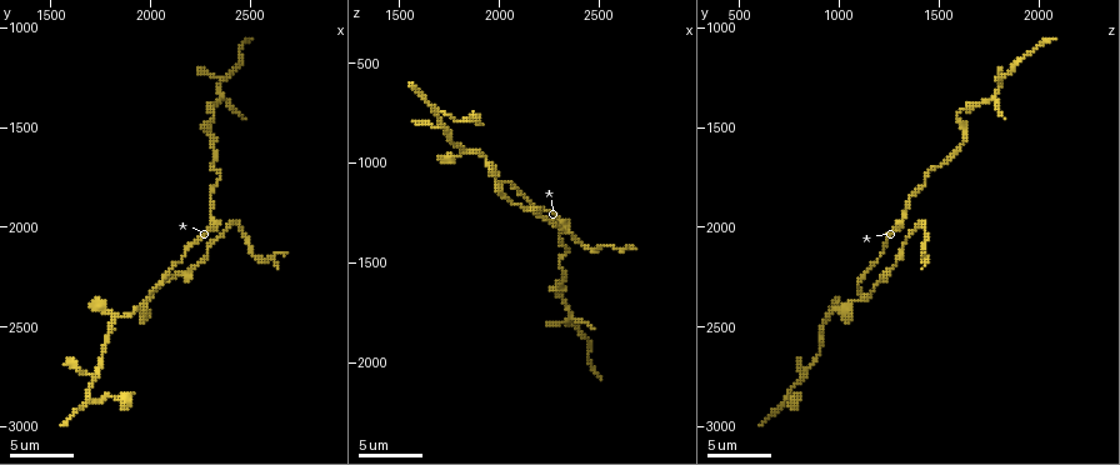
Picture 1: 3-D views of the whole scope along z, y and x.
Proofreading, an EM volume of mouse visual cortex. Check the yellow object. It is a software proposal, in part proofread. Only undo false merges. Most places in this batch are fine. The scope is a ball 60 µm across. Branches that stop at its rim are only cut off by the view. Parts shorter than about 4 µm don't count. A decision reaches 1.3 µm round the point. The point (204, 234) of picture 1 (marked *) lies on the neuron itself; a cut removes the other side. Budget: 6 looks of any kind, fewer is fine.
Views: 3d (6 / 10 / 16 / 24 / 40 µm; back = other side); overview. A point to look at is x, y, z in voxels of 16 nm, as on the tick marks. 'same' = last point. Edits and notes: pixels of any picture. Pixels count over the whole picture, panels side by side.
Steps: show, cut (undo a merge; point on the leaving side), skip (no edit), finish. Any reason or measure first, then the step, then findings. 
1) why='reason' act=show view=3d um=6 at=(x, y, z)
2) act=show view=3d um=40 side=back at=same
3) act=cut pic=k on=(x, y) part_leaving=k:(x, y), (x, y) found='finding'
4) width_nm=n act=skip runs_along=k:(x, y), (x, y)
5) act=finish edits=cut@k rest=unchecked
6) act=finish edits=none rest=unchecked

why='calibre changes' act=show view=3d um=6 at=(2400, 1990, 1390)

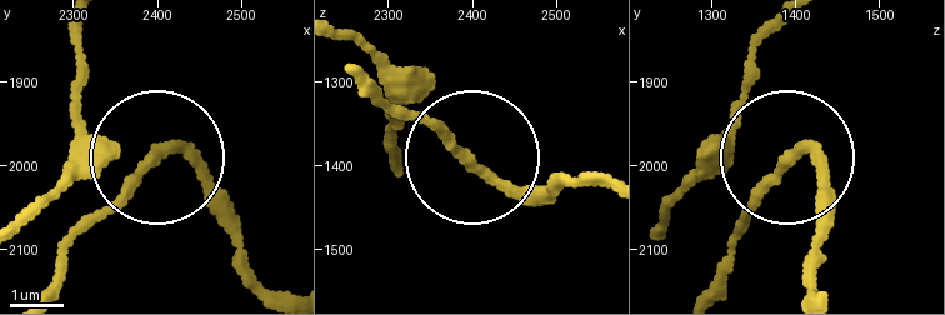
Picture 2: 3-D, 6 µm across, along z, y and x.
width_nm=190 act=skip found='continuous, no second neuron'

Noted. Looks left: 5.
why='narrows sharply' act=show view=3d um=16 at=(2320, 1430, 1590)

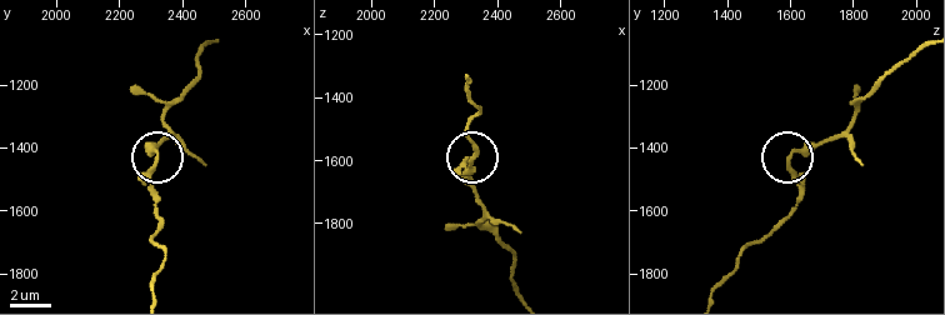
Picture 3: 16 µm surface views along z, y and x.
act=skip runs_along=3:(151, 291), (165, 256), (153, 241), (151, 196), (161, 138) found='continuous, no second neuron'

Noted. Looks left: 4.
why='two arms in line, one across' act=show view=3d um=10 at=(1990, 2350, 1130)

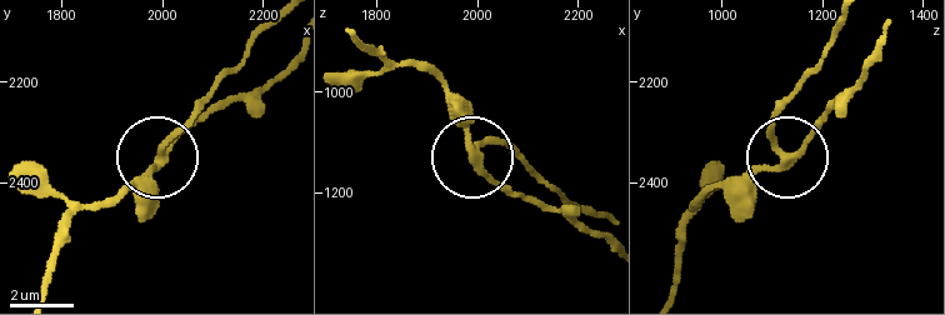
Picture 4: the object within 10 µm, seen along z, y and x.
side_arm_um=17 act=skip runs_along=4:(596, 213), (500, 143), (476, 148), (476, 164), (514, 194) found='continuous, no second neuron'

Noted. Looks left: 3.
act=finish edits=none rest=unchecked

